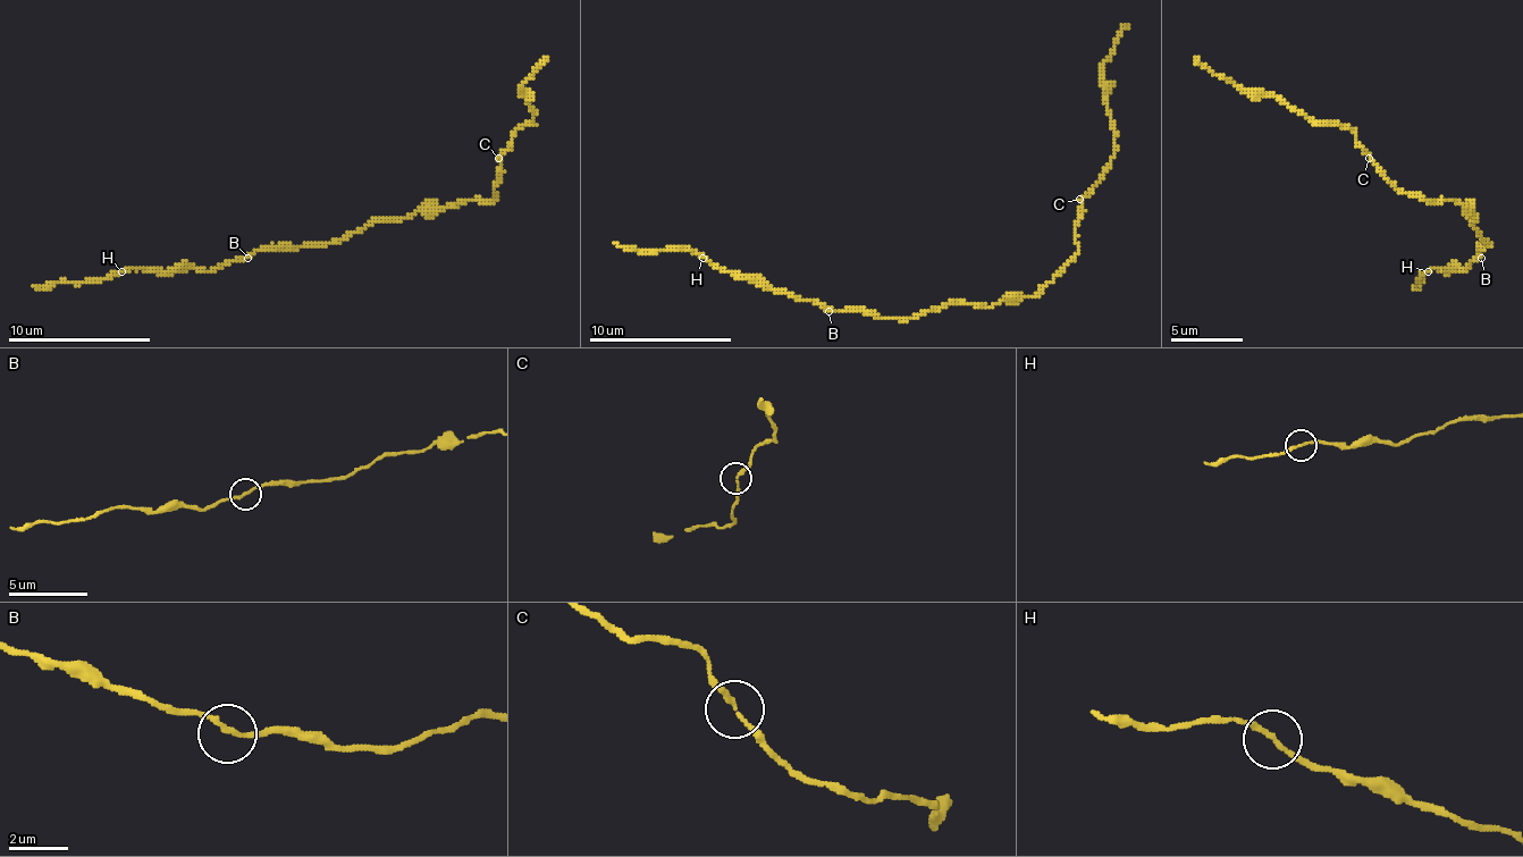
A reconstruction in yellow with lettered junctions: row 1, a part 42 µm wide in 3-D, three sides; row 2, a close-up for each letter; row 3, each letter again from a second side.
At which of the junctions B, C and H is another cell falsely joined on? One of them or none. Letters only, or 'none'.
none

